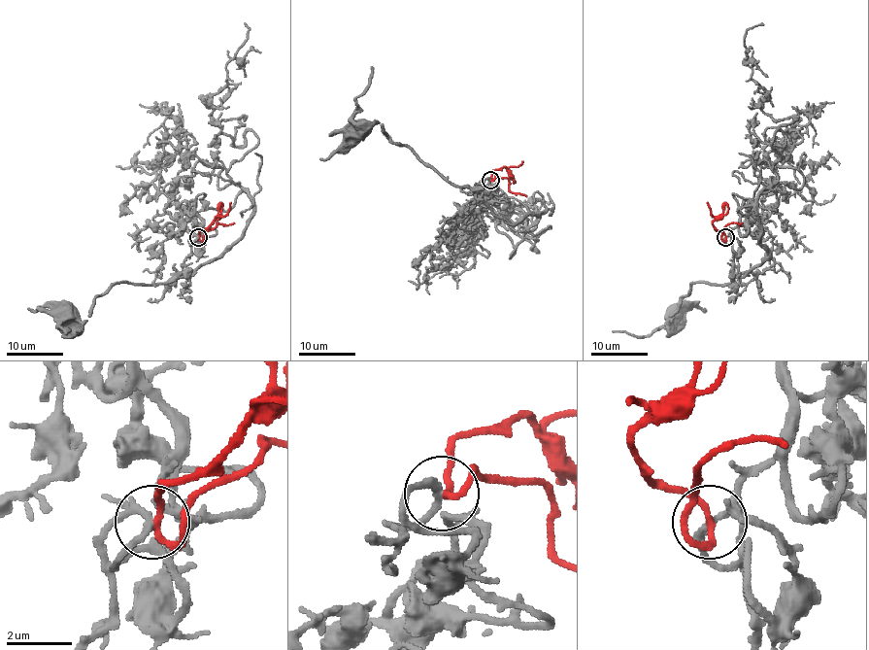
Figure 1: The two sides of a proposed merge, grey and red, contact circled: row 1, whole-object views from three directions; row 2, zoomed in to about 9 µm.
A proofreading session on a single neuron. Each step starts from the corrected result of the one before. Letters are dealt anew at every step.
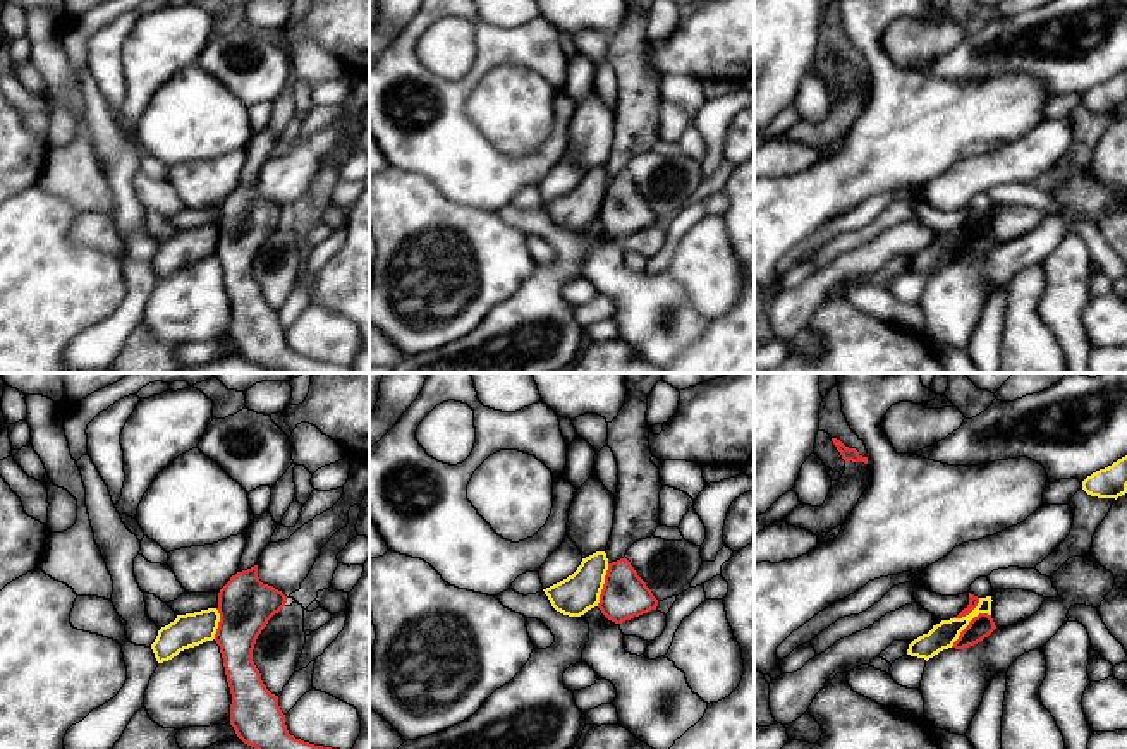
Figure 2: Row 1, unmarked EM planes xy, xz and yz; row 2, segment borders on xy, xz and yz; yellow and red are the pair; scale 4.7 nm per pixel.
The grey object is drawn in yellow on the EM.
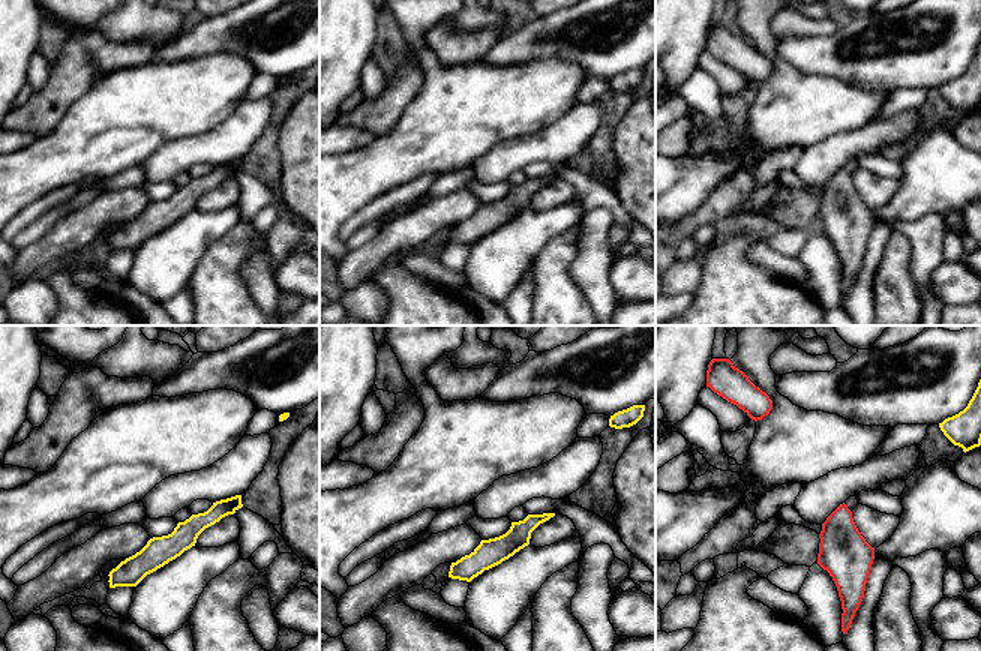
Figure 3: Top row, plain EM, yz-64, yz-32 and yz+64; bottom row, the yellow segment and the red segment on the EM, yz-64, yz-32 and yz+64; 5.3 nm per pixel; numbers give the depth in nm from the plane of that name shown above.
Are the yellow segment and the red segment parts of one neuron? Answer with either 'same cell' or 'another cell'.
same cell

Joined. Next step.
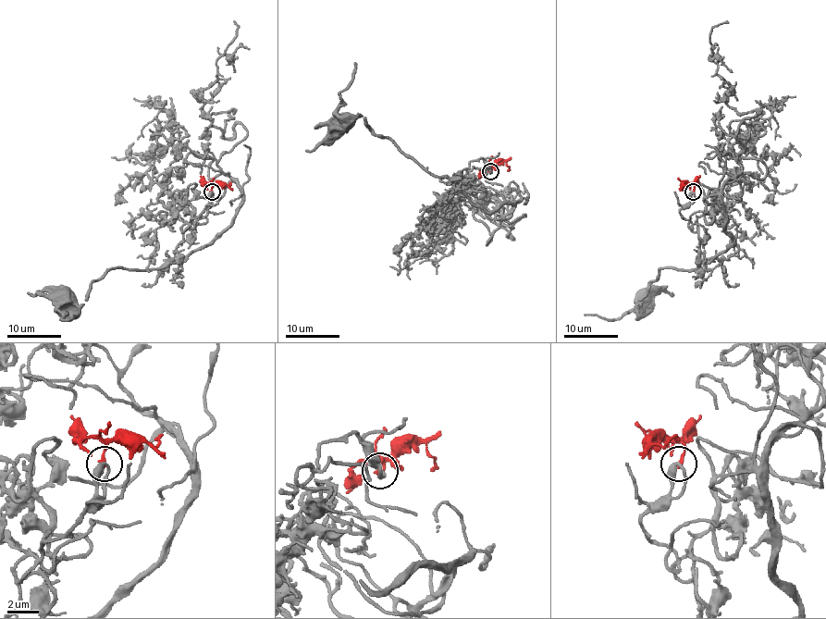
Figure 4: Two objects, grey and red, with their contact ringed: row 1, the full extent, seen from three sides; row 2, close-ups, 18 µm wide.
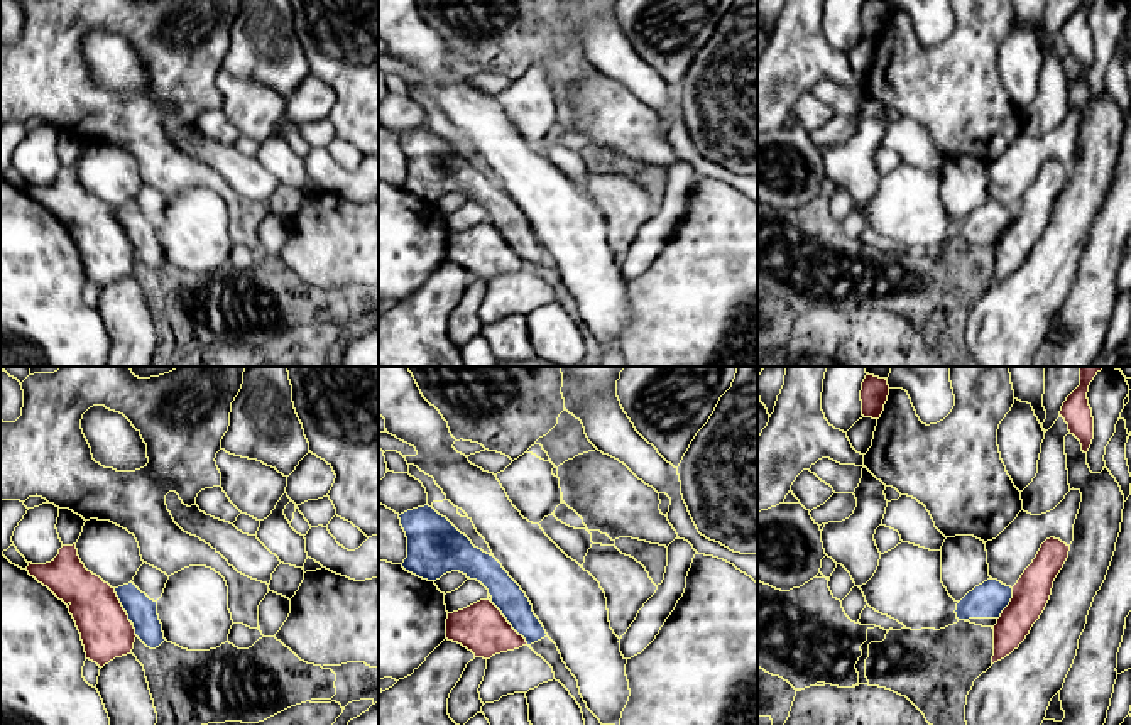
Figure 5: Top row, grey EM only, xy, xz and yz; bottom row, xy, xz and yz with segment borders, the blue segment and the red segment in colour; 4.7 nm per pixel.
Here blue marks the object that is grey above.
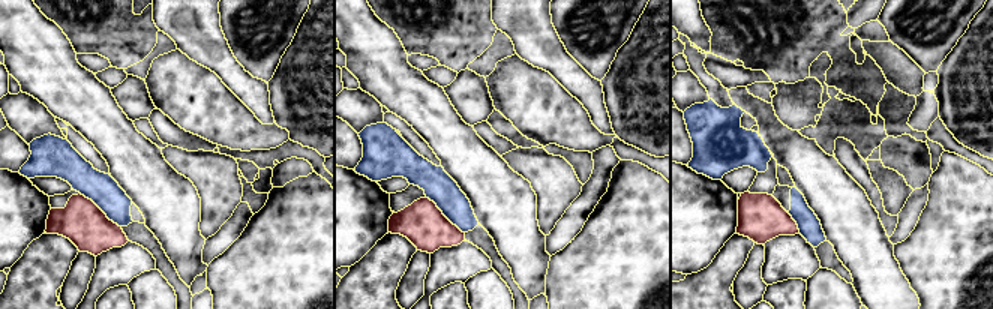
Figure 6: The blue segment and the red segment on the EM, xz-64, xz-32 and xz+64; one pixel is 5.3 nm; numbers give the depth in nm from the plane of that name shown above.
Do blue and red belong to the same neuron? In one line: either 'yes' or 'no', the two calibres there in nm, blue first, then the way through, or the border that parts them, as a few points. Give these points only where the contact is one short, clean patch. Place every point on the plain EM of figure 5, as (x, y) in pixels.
yes | 150/240 nm | across xz (506, 215), (509, 244), (480, 249)

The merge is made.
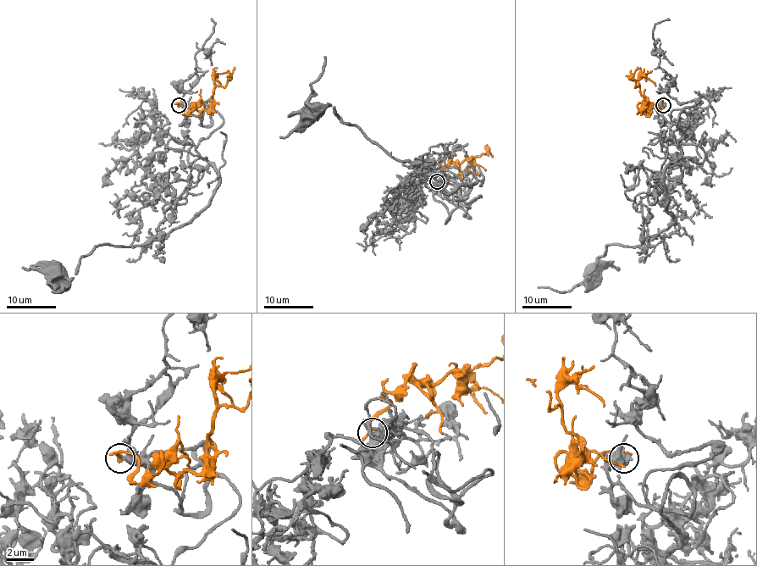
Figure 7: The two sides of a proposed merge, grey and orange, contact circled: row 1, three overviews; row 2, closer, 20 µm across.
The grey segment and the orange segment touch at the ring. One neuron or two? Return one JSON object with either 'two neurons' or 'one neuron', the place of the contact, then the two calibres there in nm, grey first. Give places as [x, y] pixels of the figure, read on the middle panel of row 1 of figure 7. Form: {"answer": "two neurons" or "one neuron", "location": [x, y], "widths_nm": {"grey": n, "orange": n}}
{"answer": "one neuron", "location": [437, 181], "widths_nm": {"grey": 650, "orange": 340}}

